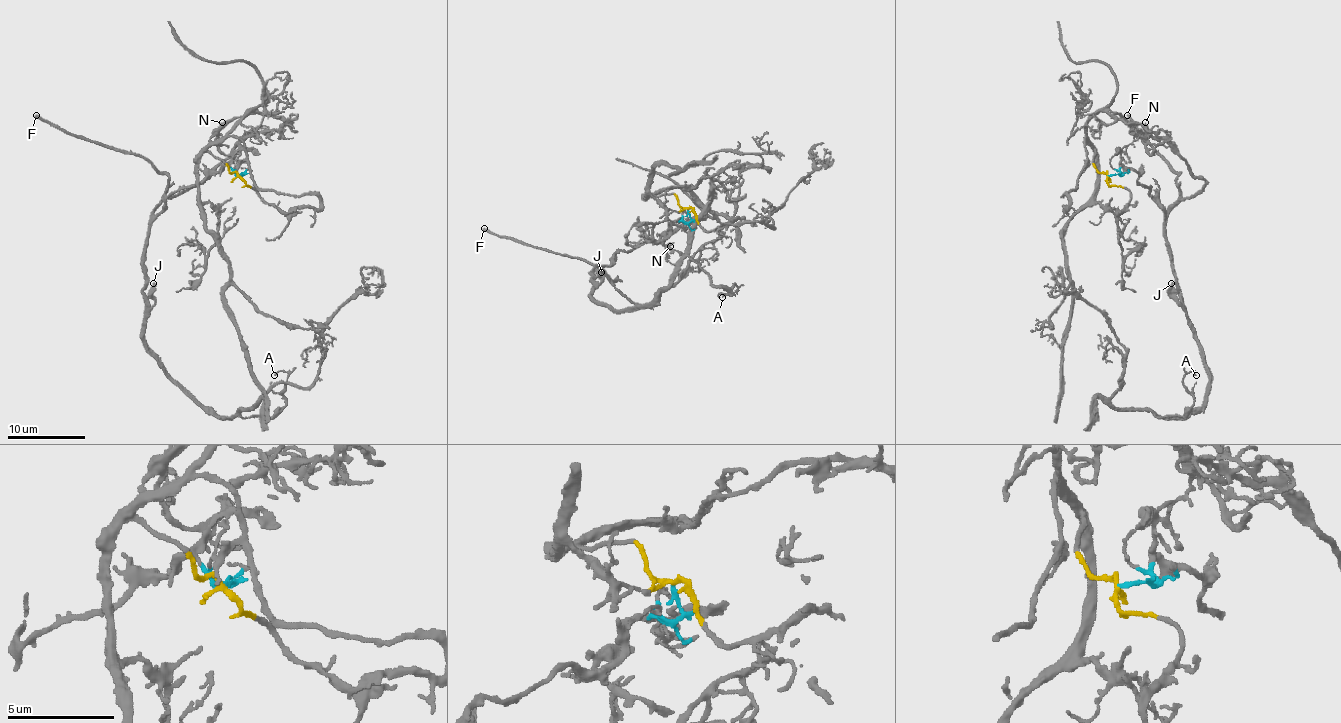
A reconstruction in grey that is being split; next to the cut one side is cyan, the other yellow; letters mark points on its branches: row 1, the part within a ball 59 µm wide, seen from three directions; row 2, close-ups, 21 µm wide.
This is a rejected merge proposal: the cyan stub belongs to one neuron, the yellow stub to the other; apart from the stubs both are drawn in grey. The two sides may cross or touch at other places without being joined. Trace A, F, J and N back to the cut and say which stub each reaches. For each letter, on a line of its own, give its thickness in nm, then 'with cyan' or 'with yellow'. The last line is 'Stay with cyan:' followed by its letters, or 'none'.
A: 150 nm thick; with cyan
F: 280 nm thick; with cyan
J: 300 nm thick; with cyan
N: 120 nm thick; with yellow
Stay with cyan: A, F, J

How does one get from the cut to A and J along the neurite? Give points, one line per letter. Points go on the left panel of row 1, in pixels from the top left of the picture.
A: (240, 176), (228, 166), (173, 191), (152, 220), (144, 343), (220, 417), (271, 417), (284, 402), (275, 374)
J: (240, 176), (228, 166), (166, 199), (152, 220), (144, 255), (144, 298), (150, 304), (154, 283)

